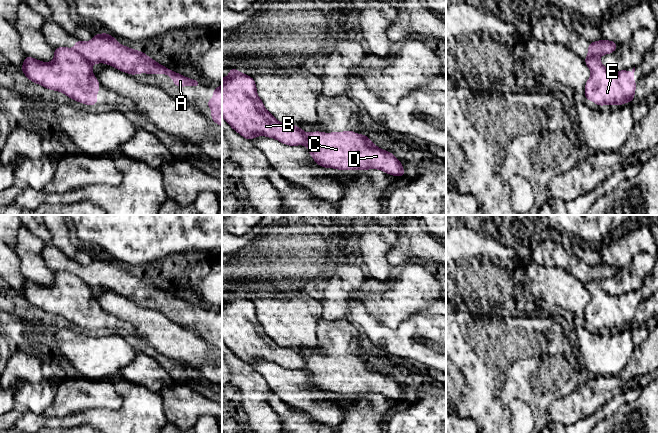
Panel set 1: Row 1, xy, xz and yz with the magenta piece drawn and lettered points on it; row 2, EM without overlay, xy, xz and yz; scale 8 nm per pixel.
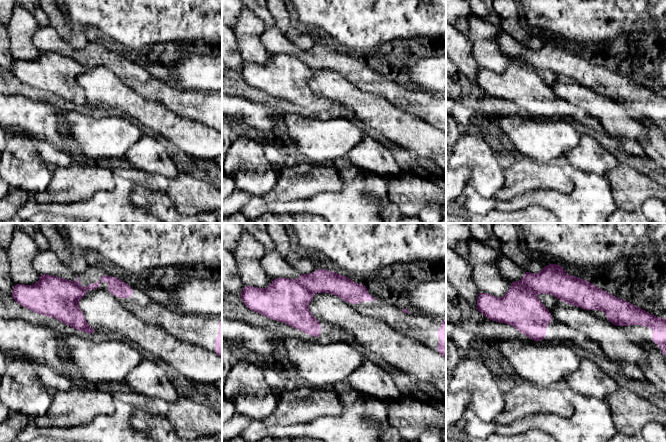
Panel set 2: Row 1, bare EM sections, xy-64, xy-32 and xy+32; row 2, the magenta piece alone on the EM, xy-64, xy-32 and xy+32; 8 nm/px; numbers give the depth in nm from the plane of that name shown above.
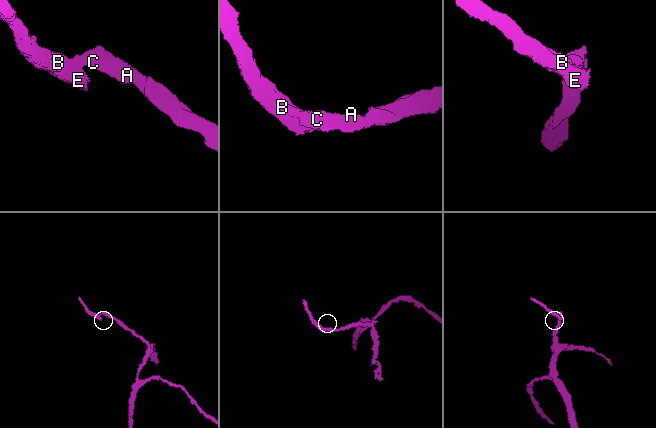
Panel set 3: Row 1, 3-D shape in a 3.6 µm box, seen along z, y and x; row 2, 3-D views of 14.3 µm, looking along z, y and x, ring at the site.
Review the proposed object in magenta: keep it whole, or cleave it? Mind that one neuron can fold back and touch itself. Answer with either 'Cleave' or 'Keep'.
Cleave

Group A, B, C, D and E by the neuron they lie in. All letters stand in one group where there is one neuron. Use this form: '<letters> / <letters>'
A C D / B E

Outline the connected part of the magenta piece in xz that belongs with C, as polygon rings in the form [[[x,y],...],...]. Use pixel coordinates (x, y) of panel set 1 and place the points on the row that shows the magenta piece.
[[[354,131],[308,133],[304,144],[316,164],[345,170],[378,169],[393,176],[405,176],[401,162],[374,145],[370,138]]]

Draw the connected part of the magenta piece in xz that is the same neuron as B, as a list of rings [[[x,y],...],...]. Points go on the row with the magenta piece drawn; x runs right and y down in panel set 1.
[[[229,69],[229,75],[222,78],[222,117],[231,126],[231,128],[249,140],[254,139],[257,136],[267,136],[277,139],[281,143],[289,146],[304,145],[308,133],[304,132],[301,128],[295,125],[280,123],[270,112],[266,110],[262,100],[258,97],[254,79],[245,75],[243,72],[238,72],[237,69]]]

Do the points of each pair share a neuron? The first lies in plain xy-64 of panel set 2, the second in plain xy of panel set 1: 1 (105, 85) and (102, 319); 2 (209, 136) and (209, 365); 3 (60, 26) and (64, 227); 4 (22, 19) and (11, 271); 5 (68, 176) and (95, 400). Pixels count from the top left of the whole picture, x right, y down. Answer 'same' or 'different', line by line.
1: different
2: different
3: same
4: different
5: same

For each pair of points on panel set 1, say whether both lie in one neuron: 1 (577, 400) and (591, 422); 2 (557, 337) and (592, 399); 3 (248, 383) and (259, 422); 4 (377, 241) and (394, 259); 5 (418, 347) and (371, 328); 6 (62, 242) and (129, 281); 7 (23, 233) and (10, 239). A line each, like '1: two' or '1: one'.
1: two
2: two
3: one
4: two
5: one
6: two
7: two

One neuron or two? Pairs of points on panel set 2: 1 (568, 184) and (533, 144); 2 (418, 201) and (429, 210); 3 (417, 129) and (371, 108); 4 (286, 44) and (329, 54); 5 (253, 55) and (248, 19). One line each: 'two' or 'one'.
1: two
2: two
3: one
4: one
5: one

